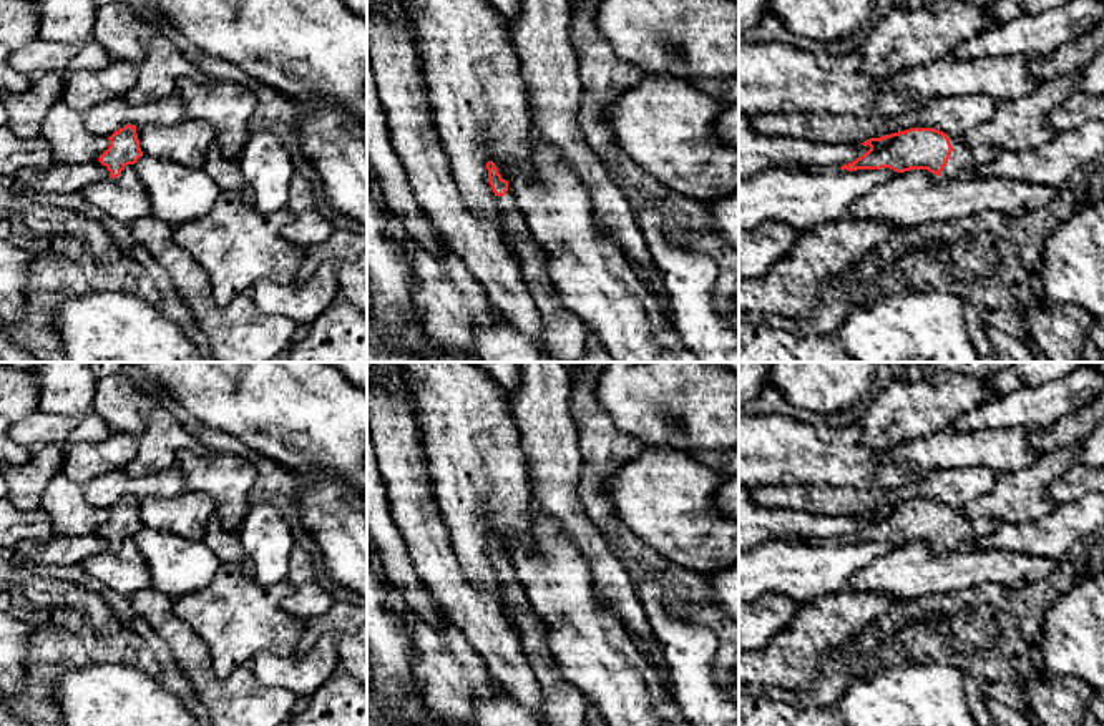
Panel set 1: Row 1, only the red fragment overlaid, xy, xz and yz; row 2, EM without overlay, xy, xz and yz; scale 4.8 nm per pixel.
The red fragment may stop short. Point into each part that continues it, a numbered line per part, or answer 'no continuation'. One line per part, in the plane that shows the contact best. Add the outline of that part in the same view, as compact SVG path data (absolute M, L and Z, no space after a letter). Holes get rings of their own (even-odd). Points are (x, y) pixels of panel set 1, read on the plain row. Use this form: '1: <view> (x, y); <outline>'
1: yz (963, 535); M948 507L953 523L946 538L941 543L943 550L970 552L978 542L991 535L1001 522L989 518L966 518L961 508Z

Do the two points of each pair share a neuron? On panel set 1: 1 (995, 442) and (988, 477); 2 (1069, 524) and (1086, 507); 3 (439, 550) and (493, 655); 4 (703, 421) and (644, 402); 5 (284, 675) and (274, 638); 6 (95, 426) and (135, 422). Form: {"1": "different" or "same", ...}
{"1": "different", "2": "same", "3": "same", "4": "same", "5": "different", "6": "different"}

